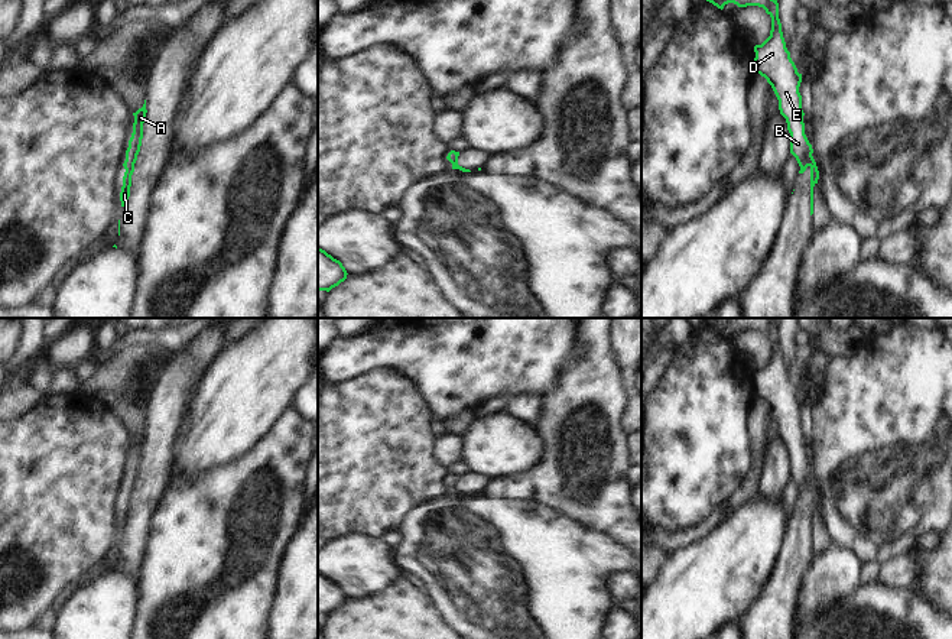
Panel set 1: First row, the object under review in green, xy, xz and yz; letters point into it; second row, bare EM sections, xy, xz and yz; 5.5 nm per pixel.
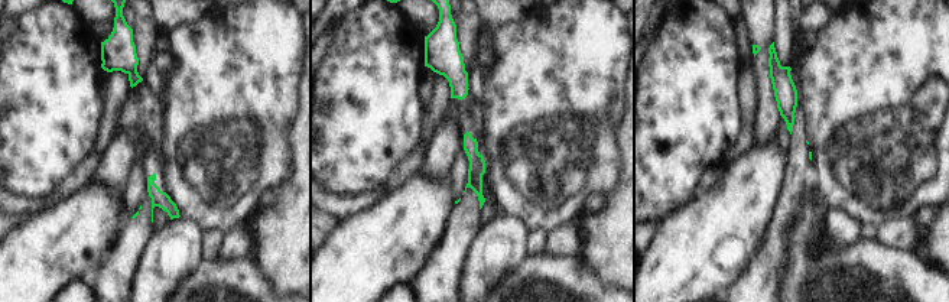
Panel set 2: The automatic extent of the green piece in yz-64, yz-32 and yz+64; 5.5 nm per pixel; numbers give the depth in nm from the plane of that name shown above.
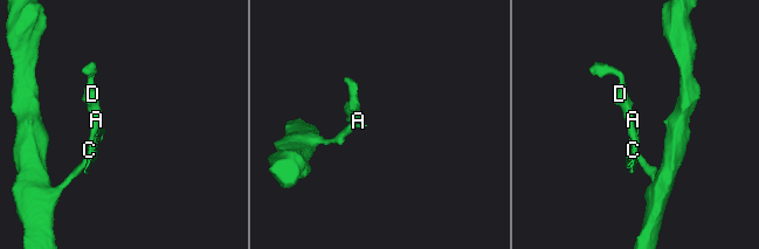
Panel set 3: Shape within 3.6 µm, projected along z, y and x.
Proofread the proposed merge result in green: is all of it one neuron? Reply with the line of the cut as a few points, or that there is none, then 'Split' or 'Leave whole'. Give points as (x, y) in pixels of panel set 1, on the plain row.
No split. Leave whole

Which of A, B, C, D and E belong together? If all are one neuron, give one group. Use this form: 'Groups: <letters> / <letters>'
Groups: A B C D E

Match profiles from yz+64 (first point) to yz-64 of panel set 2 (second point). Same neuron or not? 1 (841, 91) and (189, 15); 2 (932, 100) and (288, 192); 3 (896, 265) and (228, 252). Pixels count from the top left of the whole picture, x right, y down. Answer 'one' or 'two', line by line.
1: two
2: two
3: two

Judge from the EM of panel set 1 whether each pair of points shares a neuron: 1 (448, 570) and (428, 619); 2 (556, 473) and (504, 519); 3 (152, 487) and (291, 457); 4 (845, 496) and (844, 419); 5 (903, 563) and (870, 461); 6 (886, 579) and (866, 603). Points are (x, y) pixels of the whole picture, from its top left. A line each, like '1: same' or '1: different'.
1: different
2: different
3: different
4: same
5: different
6: different

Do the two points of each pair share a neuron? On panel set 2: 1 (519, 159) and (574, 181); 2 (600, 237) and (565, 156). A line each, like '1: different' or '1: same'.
1: same
2: different

